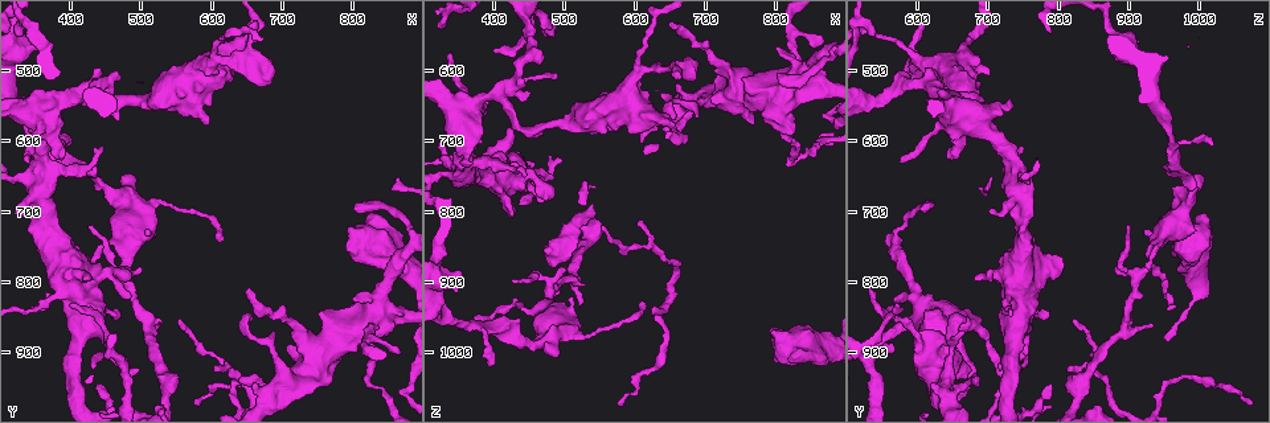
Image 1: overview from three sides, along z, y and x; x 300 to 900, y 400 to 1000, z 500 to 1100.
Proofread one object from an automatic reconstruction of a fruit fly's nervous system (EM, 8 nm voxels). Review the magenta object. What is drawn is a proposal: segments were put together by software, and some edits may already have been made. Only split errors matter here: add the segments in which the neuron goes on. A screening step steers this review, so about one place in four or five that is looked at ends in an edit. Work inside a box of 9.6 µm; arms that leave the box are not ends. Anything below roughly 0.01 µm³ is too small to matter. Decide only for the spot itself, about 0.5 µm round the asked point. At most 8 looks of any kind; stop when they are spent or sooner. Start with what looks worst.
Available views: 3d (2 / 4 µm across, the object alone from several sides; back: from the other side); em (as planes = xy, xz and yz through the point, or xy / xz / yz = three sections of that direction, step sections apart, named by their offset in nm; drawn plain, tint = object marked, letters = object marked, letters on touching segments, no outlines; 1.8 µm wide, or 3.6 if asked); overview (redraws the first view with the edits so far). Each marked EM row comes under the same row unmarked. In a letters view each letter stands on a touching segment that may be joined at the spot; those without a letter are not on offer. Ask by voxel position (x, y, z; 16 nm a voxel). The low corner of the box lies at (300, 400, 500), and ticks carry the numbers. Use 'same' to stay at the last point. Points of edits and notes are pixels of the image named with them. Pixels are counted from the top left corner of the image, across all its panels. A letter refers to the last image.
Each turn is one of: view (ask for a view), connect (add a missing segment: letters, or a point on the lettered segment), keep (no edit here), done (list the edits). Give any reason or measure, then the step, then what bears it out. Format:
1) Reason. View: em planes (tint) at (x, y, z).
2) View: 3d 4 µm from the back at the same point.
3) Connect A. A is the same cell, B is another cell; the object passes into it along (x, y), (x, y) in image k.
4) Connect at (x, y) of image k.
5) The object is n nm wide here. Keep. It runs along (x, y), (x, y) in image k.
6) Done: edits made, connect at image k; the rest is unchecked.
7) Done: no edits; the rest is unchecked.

An open end. View: em planes (letters) at (365, 535, 735).

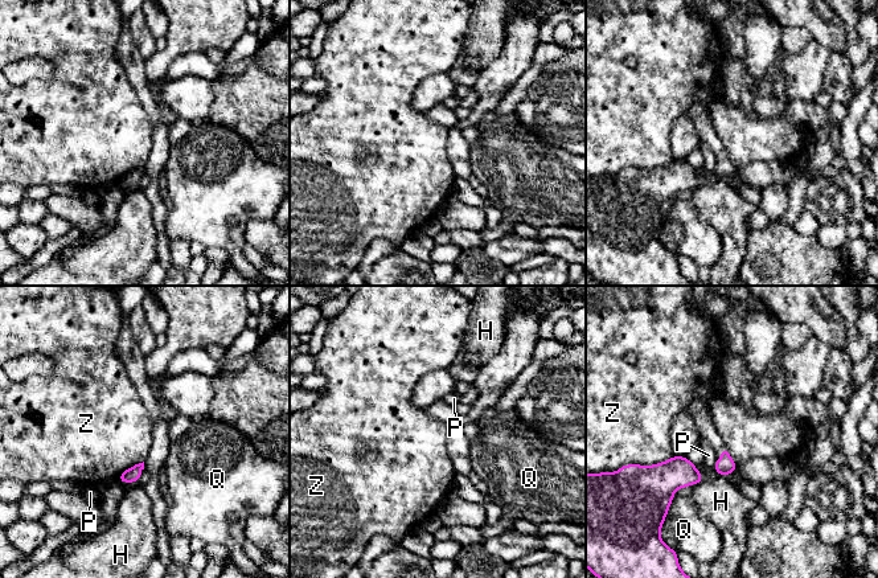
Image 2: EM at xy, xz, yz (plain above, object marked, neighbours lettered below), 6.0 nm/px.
Keep. H, P, Q and Z are other cells; a border runs along (143, 460), (127, 467), (117, 479) in image 2; no lettered segment goes on from it.

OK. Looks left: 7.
Stops while still wide. View: em xy step 4 (tint) at (605, 500, 705).

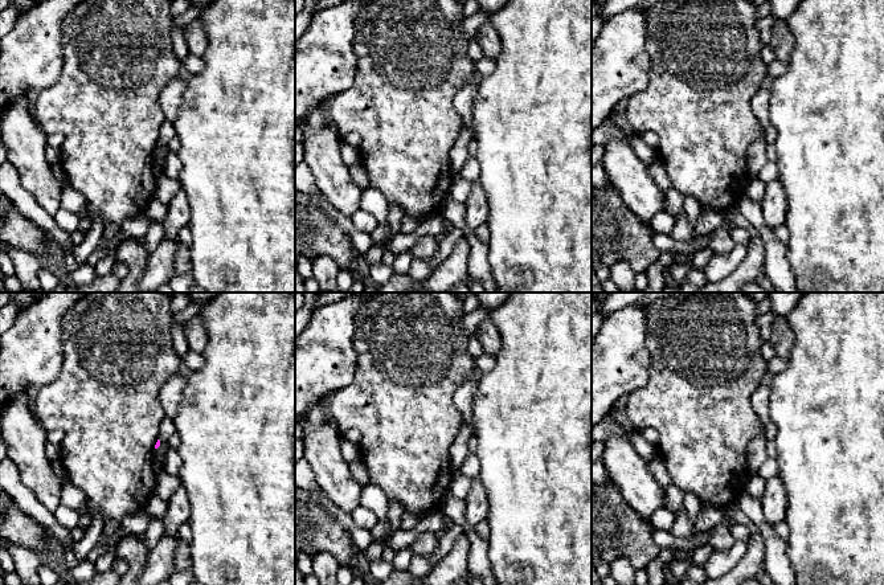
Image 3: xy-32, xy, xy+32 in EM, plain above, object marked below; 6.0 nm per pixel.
View: em planes (letters) at the same point.

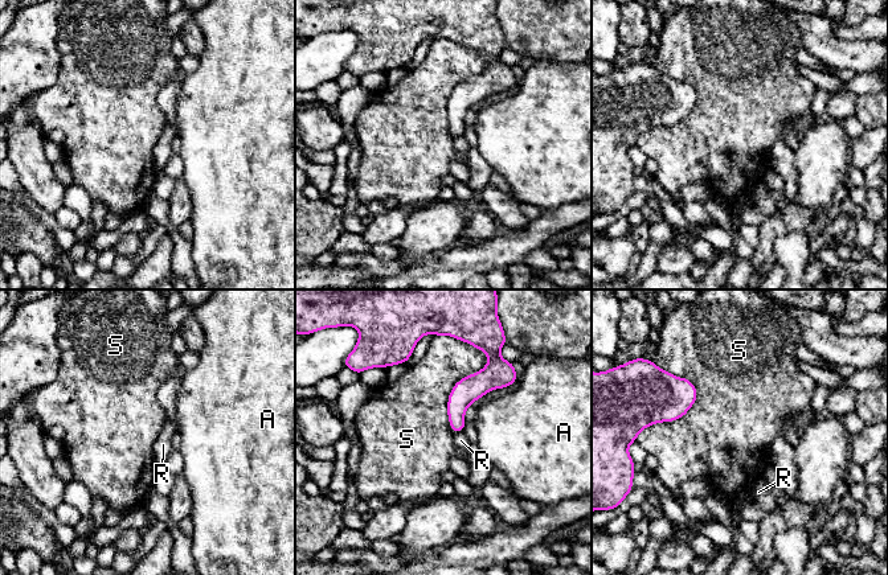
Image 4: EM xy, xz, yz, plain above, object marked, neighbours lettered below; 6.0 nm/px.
Keep. A, R and S are other cells; a border runs along (488, 357), (449, 394), (453, 432) in image 4; no lettered segment goes on from it.

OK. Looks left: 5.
Free end. View: 3d 4 µm at (420, 800, 680).

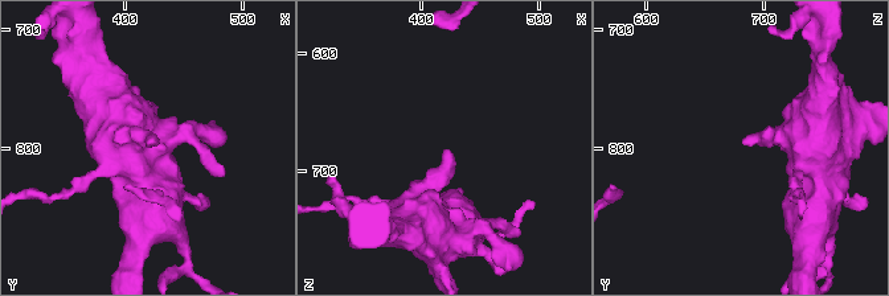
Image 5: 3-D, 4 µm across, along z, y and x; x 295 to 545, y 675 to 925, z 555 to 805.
Need the tissue. View: em xy step 16 (letters) at (420, 798, 680).

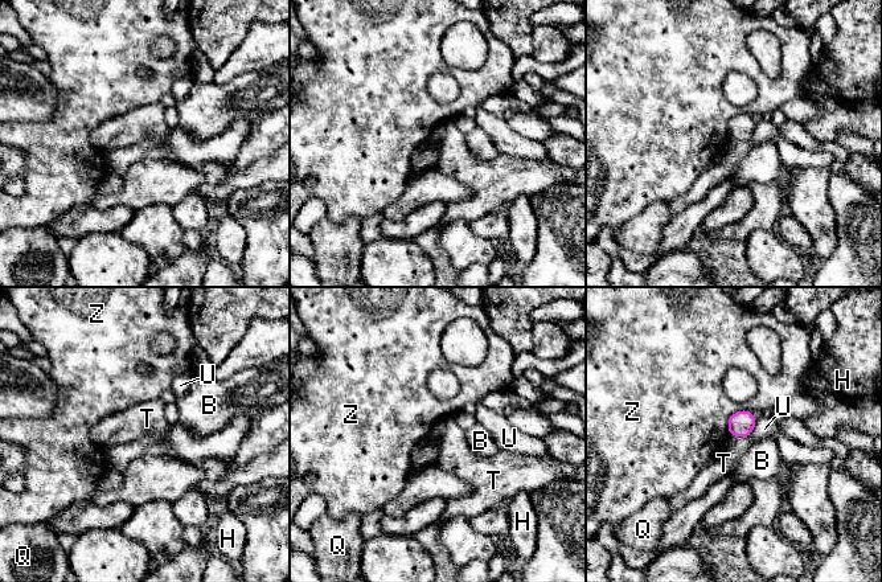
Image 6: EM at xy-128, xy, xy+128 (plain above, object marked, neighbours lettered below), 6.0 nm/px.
Cut it another way. View: em xz step 4 (letters) at the same point.

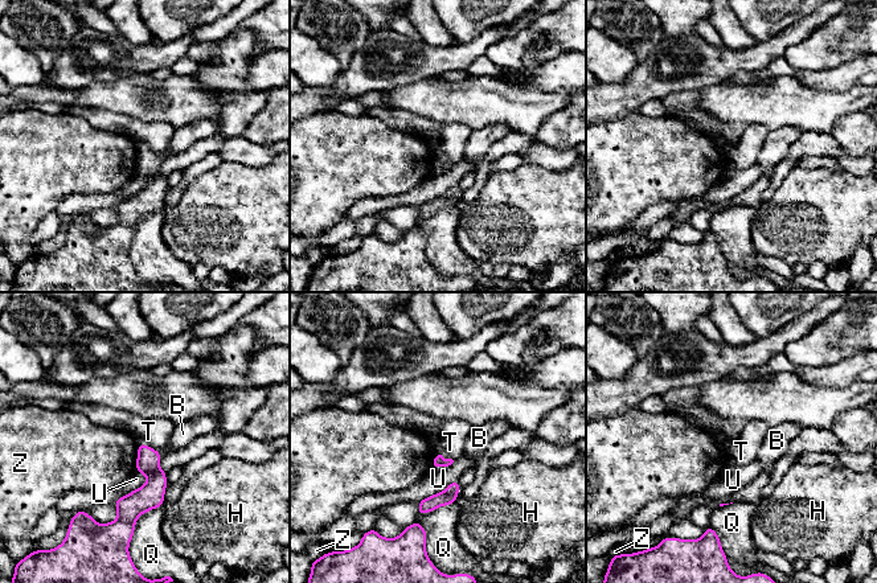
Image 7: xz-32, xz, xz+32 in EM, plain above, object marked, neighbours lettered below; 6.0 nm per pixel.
Keep. B, H, Q, T, U and Z are other cells; a border runs along (139, 442), (154, 447), (162, 455) in image 7; no lettered segment goes on from it.

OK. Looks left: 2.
Done: no edits; the rest is unchecked.

